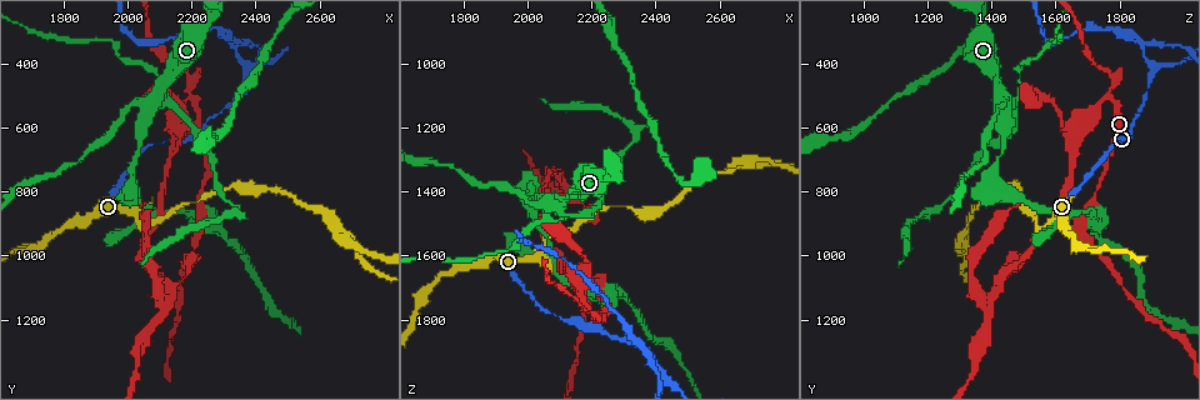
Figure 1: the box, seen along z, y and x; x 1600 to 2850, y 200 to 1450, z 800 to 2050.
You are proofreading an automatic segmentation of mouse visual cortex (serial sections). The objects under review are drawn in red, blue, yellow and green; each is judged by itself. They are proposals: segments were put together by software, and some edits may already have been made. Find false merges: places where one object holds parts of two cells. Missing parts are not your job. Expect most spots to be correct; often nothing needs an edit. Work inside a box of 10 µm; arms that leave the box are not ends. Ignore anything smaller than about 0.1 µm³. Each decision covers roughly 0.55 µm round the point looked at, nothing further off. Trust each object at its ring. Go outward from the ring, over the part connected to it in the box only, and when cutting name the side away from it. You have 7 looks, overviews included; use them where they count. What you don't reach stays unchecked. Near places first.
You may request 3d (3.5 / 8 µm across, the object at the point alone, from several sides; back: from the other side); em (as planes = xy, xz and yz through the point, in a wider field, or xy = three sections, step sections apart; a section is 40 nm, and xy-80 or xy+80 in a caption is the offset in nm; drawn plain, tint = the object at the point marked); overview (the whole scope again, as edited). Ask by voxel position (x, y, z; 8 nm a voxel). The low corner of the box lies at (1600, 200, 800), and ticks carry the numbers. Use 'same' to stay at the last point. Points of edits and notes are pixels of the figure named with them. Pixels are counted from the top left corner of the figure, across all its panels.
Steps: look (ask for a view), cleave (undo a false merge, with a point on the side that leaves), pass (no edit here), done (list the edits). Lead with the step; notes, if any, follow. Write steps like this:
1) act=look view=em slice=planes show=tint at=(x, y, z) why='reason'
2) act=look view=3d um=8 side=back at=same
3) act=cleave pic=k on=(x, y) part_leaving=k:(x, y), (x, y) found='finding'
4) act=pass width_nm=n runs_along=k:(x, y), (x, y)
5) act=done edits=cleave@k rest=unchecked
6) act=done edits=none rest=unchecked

act=look view=3d um=3.5 at=(2080, 500, 1430)

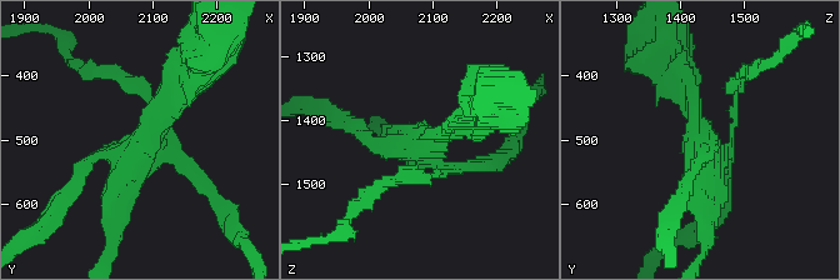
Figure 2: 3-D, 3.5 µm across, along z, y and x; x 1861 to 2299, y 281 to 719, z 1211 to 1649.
act=look view=em slice=xy step=3 show=tint at=(2085, 505, 1435)

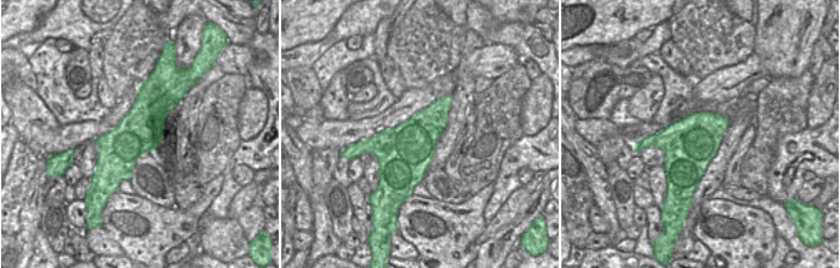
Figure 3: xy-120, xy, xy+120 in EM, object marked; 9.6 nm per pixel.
act=cleave pic=2 on=(201, 185) part_leaving=2:(169, 153), (241, 234) found='two cells meet here'

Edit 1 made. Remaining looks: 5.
act=look view=3d um=3.5 at=(2340, 360, 1880) why='three arms meet'

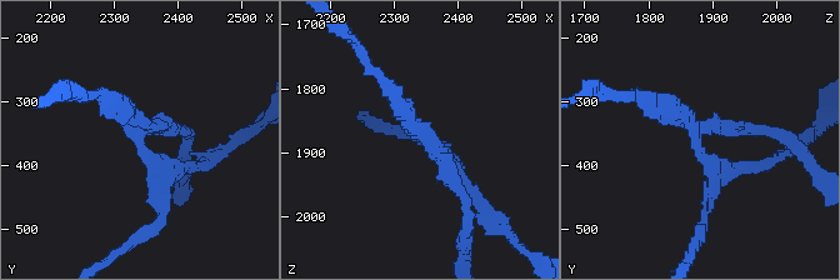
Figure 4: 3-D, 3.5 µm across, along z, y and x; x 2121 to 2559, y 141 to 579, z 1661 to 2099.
act=look view=em slice=planes show=tint at=(2345, 355, 1875) arms=3 arm_widths_nm=200,200,200 why='need the tissue'

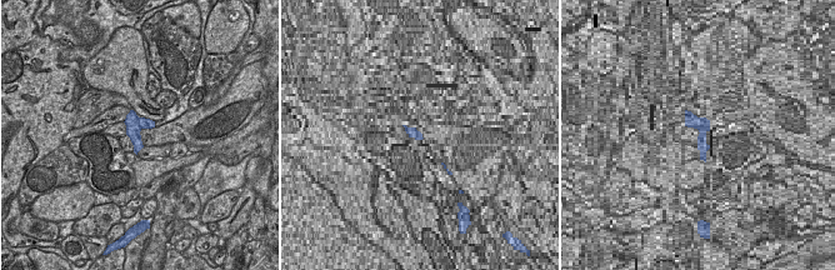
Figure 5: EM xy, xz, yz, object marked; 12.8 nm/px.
act=cleave pic=4 on=(743, 129) border=5:(138, 118), (138, 124), (141, 128) found='a second cell is stuck on'

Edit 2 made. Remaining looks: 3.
act=look view=overview why='redraw'

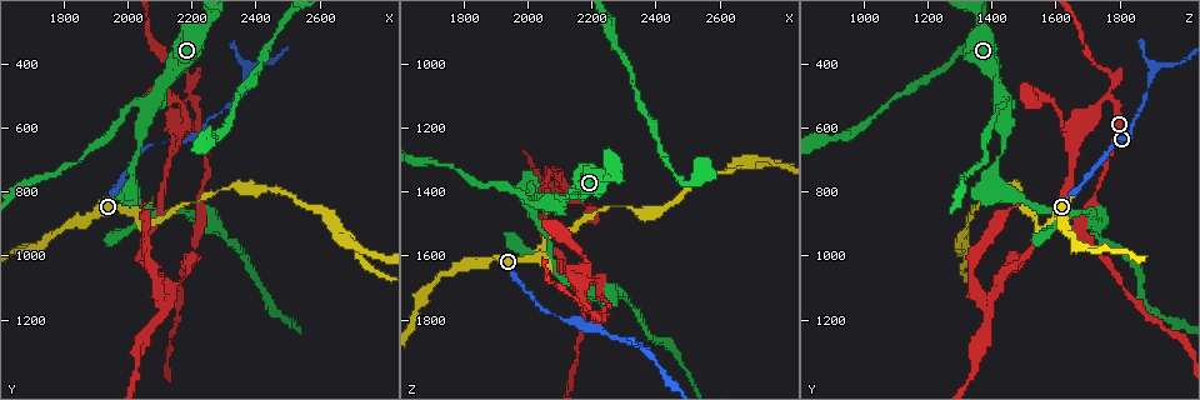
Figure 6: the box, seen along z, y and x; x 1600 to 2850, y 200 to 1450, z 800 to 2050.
act=look view=3d um=3.5 at=(2730, 1000, 1310) why='side arm on a straight run'

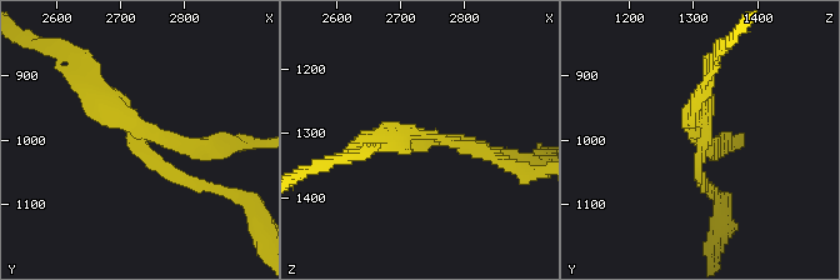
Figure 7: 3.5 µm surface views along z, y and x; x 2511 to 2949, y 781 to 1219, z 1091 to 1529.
act=cleave pic=7 on=(195, 153) arms=3 arm_widths_nm=150,200,200 part_leaving=7:(714, 68), (691, 121), (698, 136) found='a second cell is stuck on'

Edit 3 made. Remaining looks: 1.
act=done edits=cleave@2,cleave@4,cleave@7 rest=unchecked

